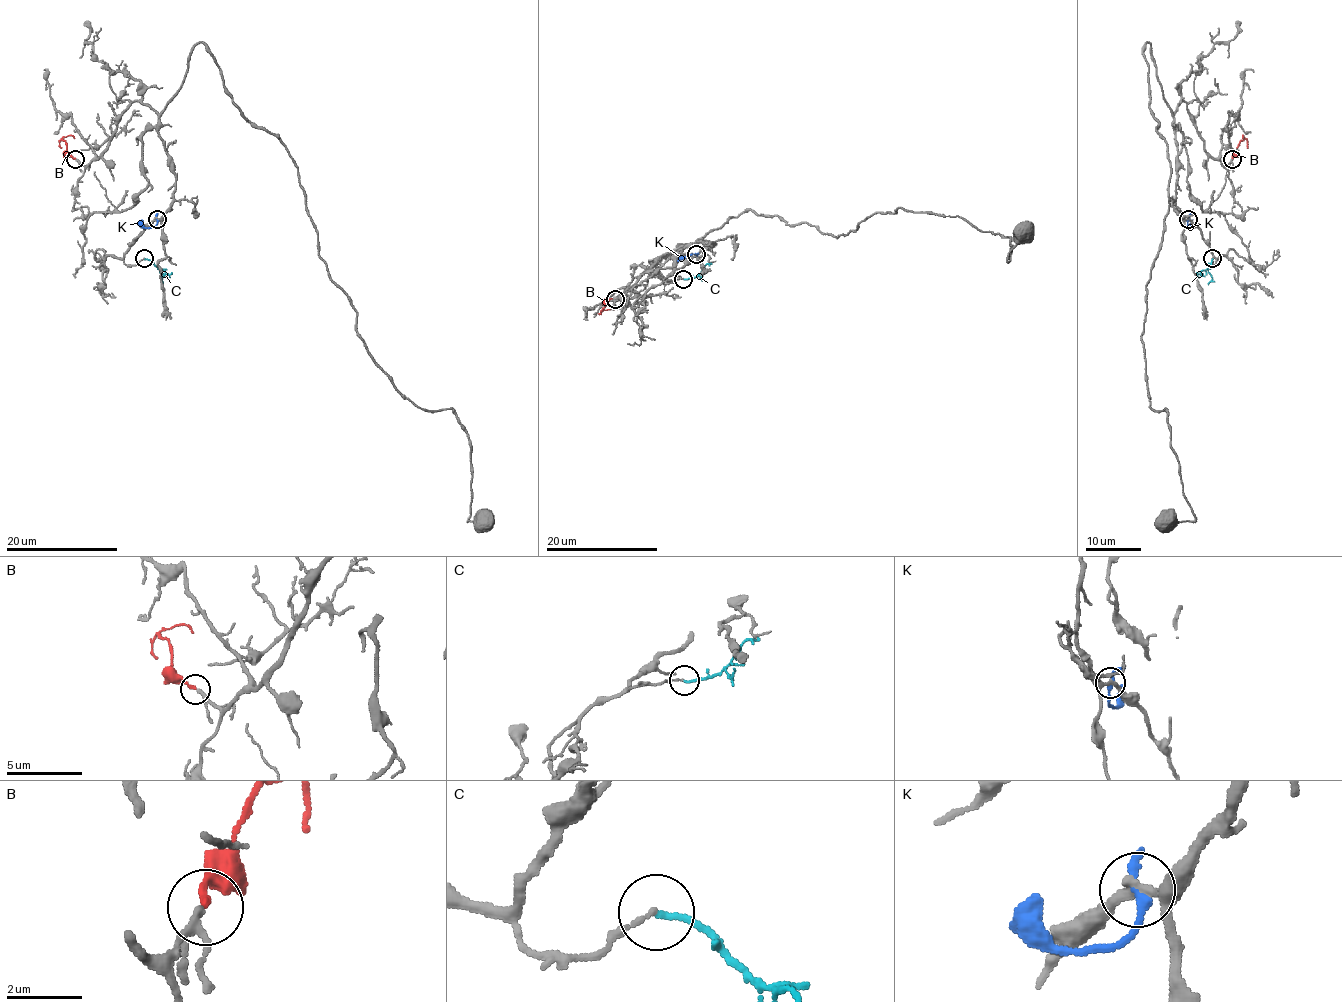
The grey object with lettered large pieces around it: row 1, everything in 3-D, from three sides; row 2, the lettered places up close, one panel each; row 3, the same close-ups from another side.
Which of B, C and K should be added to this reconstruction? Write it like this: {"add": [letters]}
{"add": ["B"]}

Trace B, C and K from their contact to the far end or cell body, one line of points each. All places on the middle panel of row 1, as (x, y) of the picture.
B: (615, 298), (602, 308), (602, 311), (614, 310)
C: (683, 279), (694, 278), (711, 262)
K: (696, 254), (680, 259)

